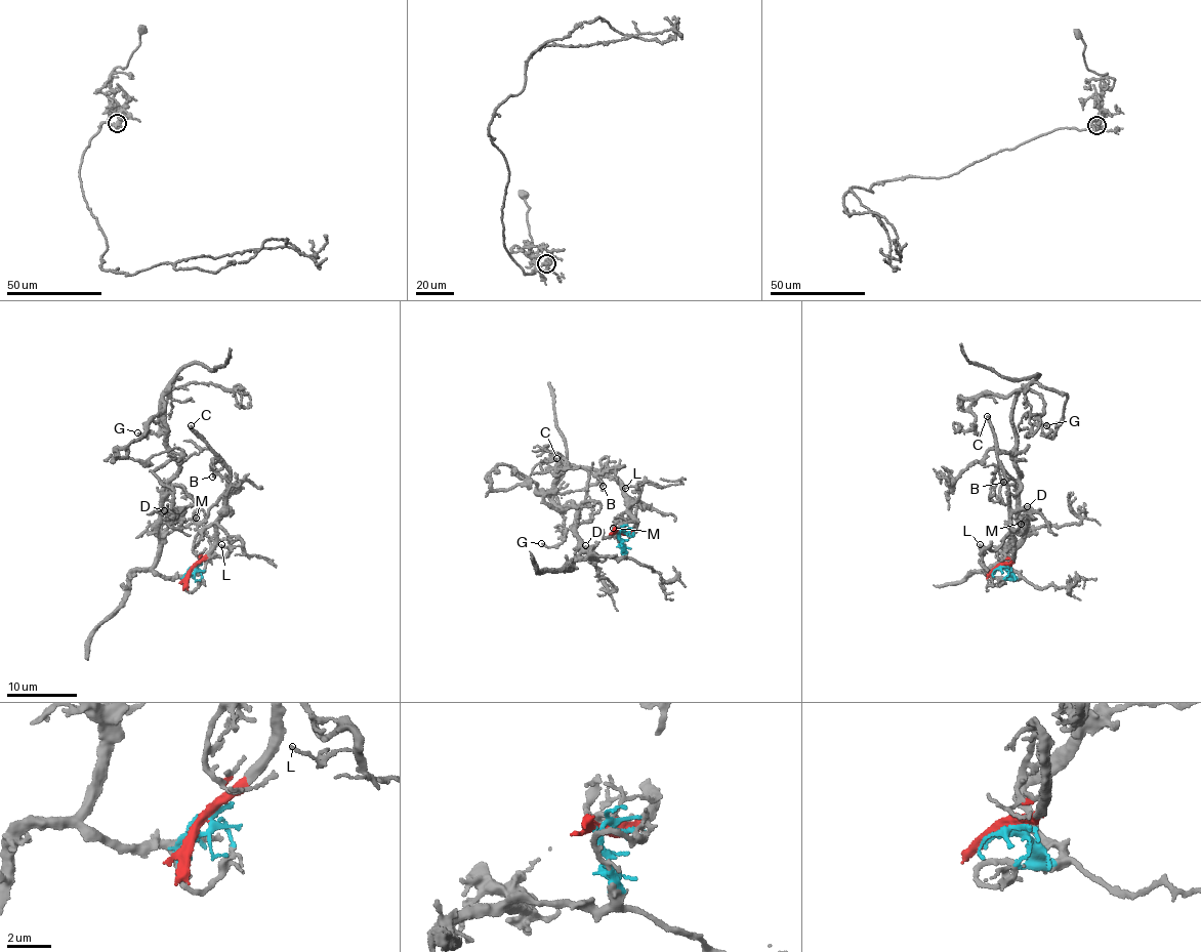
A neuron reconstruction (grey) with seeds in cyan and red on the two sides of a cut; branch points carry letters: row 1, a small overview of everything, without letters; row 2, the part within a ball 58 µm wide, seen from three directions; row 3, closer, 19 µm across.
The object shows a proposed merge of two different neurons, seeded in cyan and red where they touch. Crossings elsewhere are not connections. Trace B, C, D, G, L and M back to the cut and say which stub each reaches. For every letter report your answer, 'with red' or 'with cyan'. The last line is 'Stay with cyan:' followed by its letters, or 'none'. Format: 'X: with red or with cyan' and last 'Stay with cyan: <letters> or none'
B: with red
C: with red
D: with cyan
G: with cyan
L: with red
M: with red
Stay with cyan: D, G

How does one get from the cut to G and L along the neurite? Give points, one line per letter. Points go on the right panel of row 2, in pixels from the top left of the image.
G: (999, 567), (1017, 576), (1012, 415), (1034, 382), (1066, 403), (1053, 436), (1045, 425)
L: (999, 567), (1005, 566), (1013, 555), (1012, 537), (1004, 535), (996, 548), (989, 550), (980, 550), (980, 543)

